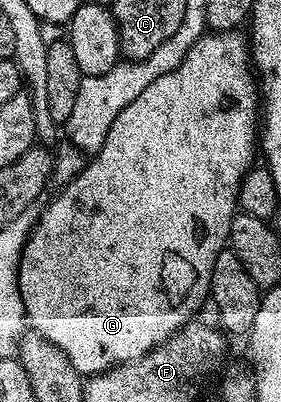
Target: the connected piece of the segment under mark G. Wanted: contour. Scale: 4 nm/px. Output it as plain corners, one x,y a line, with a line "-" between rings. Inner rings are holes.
241,30
220,31
217,33
207,33
200,36
196,41
196,45
192,45
192,49
188,49
188,53
184,57
184,61
180,61
180,65
176,69
172,69
172,73
164,73
164,77
156,77
156,81
152,81
152,85
148,85
148,89
144,89
144,93
140,93
140,97
136,97
136,101
132,101
132,105
127,105
120,117
116,117
116,121
112,121
112,129
108,129
108,137
104,141
104,145
96,152
96,154
85,164
85,167
79,175
67,183
58,192
59,195
47,205
42,211
42,216
36,219
36,222
31,226
30,234
23,245
22,256
19,259
18,279
20,297
23,298
24,309
26,310
26,318
29,326
33,328
38,335
42,336
47,342
54,346
58,346
68,358
71,359
72,365
76,367
83,377
99,375
113,367
120,367
127,363
135,363
140,357
144,357
152,349
162,346
168,341
168,337
175,335
185,323
191,322
195,318
194,315
202,307
202,302
207,302
210,293
210,274
216,265
216,257
227,246
230,238
230,226
234,220
238,206
238,190
242,184
242,179
246,172
251,167
255,166
254,151
260,147
260,87
256,82
255,72
252,70
252,60
250,58
250,44
247,36

